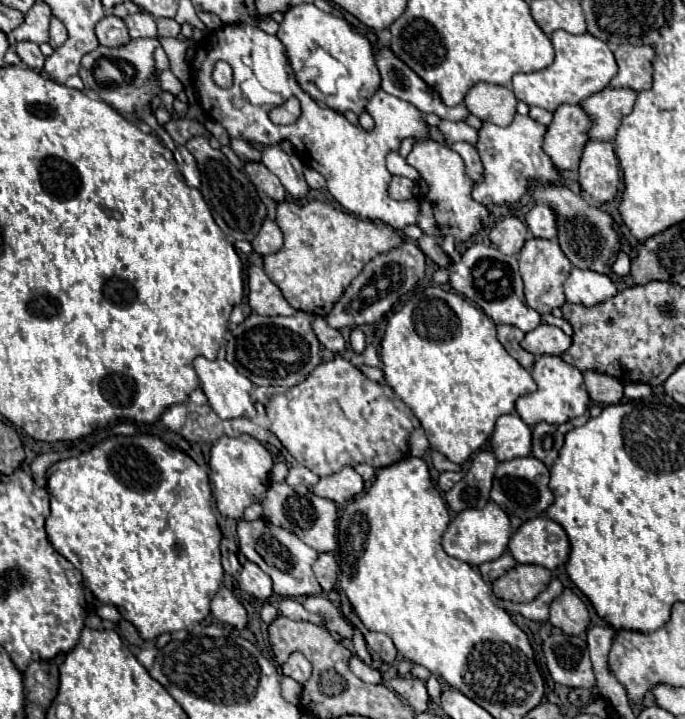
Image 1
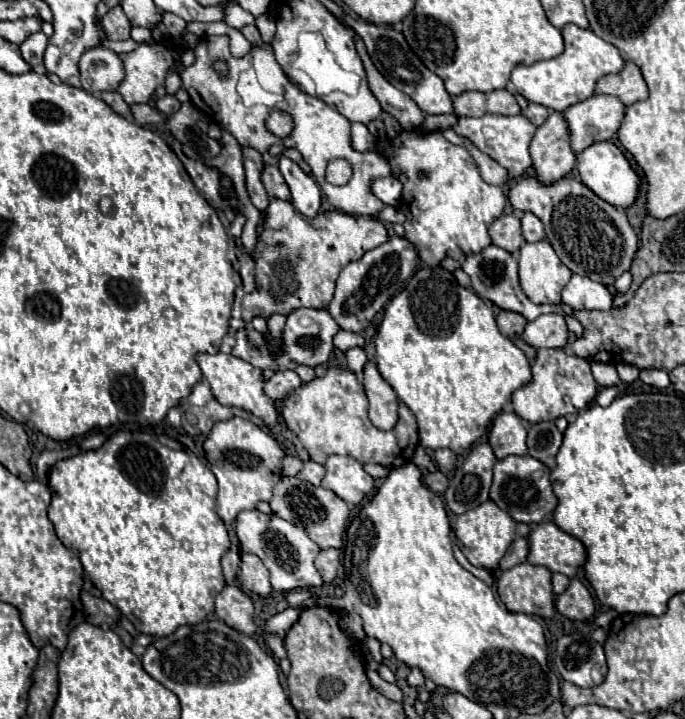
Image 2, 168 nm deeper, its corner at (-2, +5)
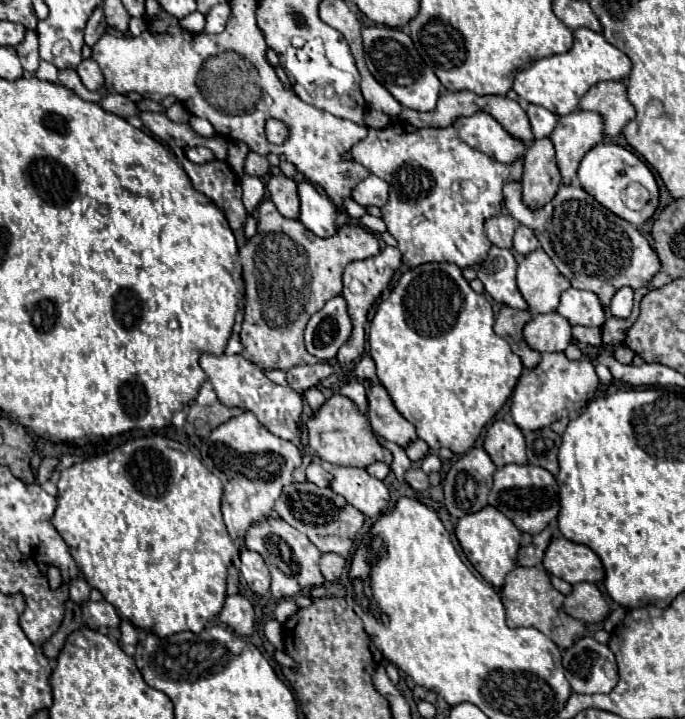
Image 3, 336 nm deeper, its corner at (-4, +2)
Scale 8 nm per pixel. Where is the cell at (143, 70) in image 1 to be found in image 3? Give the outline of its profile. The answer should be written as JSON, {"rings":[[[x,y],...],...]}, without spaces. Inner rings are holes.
{"rings":[[[83,59],[79,65],[77,65],[77,75],[81,77],[81,83],[89,89],[89,91],[99,91],[105,83],[103,75],[101,75],[101,69],[97,67],[97,61],[95,59]]]}

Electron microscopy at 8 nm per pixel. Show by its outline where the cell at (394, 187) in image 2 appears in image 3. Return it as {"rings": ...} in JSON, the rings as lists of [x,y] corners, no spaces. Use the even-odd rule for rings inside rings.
{"rings":[[[369,175],[367,179],[363,179],[351,191],[351,199],[363,207],[367,205],[381,207],[381,203],[385,203],[387,197],[389,197],[389,185],[383,179],[377,179],[375,175]]]}

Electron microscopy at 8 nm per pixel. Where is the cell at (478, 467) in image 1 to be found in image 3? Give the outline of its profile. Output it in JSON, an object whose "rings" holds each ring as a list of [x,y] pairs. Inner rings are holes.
{"rings":[[[473,447],[469,449],[461,459],[457,459],[451,469],[445,475],[445,483],[443,483],[443,495],[445,495],[445,507],[449,511],[451,517],[459,519],[463,515],[469,513],[477,513],[487,505],[487,495],[491,491],[493,485],[493,473],[497,471],[497,467],[493,465],[491,457],[487,455],[487,451],[483,447]]]}

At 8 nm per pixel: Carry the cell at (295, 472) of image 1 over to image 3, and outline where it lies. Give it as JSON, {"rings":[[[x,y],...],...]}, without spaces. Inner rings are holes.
{"rings":[[[313,461],[313,463],[307,467],[307,481],[315,483],[315,485],[319,485],[319,487],[329,487],[331,481],[333,481],[333,475],[327,471],[325,465]]]}

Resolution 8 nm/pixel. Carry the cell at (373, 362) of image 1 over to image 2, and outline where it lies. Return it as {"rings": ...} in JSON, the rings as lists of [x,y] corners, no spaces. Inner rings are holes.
{"rings":[[[367,362],[363,368],[363,384],[369,398],[369,418],[381,428],[389,430],[397,422],[397,394],[381,378],[375,362]]]}

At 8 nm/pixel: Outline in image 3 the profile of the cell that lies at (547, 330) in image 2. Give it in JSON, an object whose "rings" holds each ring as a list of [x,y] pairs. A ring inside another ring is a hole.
{"rings":[[[559,313],[535,315],[523,329],[527,345],[539,353],[543,351],[565,351],[571,343],[571,325]]]}

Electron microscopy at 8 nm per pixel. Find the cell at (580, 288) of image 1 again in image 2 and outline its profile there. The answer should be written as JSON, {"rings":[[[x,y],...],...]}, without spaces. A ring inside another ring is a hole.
{"rings":[[[573,274],[563,288],[563,302],[573,310],[609,310],[613,306],[613,296],[605,284]]]}

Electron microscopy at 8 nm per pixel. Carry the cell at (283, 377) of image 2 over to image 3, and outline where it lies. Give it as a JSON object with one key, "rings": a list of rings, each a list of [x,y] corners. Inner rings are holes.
{"rings":[[[319,363],[319,365],[295,365],[287,369],[287,381],[297,391],[307,391],[309,387],[319,385],[325,381],[335,369],[331,365]]]}

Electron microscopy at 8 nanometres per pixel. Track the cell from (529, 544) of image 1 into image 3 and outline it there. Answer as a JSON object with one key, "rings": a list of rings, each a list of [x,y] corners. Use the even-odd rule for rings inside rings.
{"rings":[[[553,537],[545,551],[543,565],[549,573],[565,579],[567,583],[597,583],[605,579],[605,569],[597,553],[593,553],[587,545],[573,543],[565,537]]]}

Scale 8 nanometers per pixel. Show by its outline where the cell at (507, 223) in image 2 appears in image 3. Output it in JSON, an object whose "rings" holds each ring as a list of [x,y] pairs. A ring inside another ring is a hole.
{"rings":[[[499,213],[491,219],[485,221],[485,235],[489,237],[489,241],[497,247],[505,247],[511,249],[513,245],[513,233],[517,229],[517,221],[509,215],[509,213]]]}

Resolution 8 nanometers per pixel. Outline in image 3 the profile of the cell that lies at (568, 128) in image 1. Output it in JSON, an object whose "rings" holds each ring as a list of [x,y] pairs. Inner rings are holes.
{"rings":[[[535,139],[525,153],[521,177],[521,199],[529,209],[541,209],[553,199],[561,185],[551,139]]]}

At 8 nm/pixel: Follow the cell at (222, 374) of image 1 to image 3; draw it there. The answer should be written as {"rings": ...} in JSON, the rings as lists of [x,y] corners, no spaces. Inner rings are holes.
{"rings":[[[203,353],[199,363],[201,363],[201,369],[207,373],[207,379],[213,383],[213,389],[223,405],[239,407],[255,413],[257,419],[281,439],[289,439],[289,441],[299,439],[297,423],[303,411],[303,395],[299,391],[291,387],[275,385],[271,379],[267,379],[267,375],[259,367],[253,367],[253,363],[243,359],[243,355]]]}

